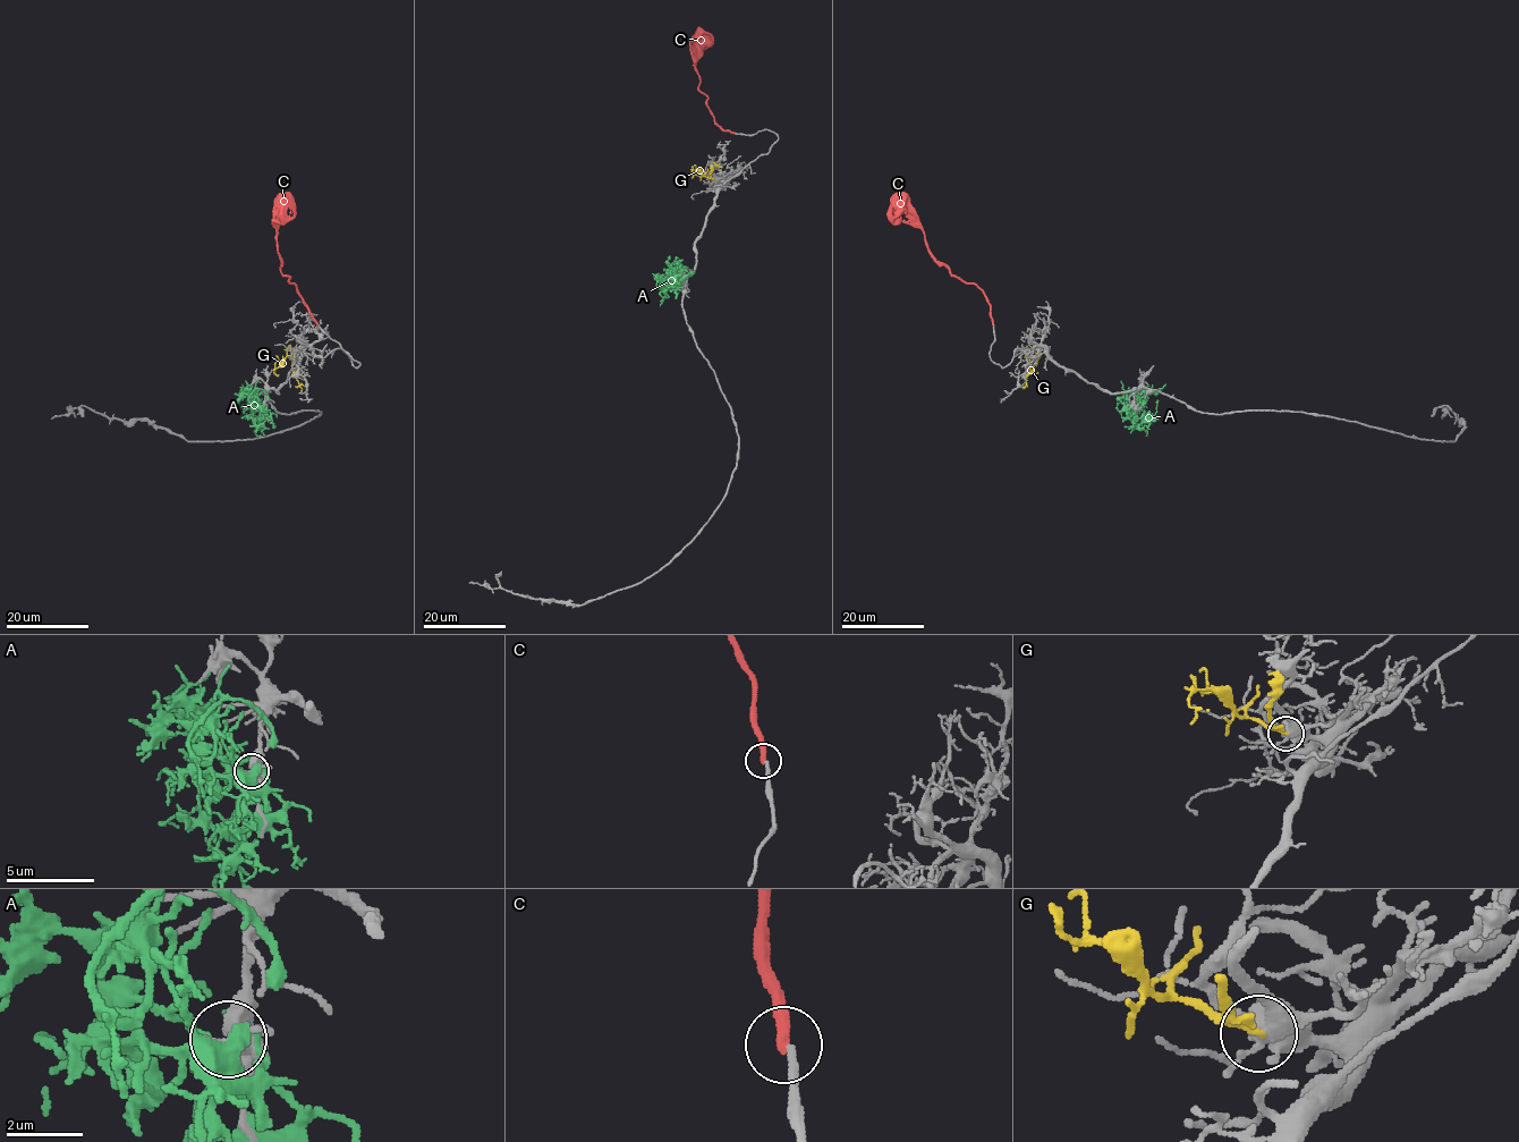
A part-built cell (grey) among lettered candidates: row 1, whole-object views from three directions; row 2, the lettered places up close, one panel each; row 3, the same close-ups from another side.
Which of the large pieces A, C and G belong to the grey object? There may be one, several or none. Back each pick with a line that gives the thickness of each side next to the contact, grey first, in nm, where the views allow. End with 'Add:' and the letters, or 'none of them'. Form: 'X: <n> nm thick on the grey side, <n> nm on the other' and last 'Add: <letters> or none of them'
Add: none of them

